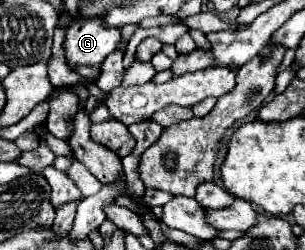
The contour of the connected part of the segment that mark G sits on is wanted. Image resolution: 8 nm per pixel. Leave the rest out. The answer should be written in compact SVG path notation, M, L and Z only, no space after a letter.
M75 21L65 35L65 55L71 69L81 65L99 67L115 51L121 39L119 29L103 29L99 21Z

